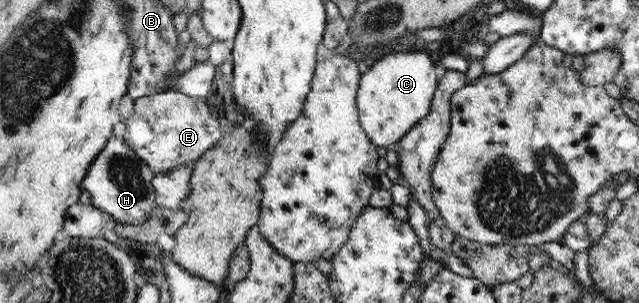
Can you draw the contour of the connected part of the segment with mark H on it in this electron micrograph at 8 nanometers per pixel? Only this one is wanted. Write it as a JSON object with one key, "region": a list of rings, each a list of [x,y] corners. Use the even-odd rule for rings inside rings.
{"region":[[[112,138],[102,155],[91,166],[84,181],[85,189],[92,196],[96,207],[105,211],[120,224],[141,225],[149,221],[158,206],[158,188],[155,187],[154,168],[126,143],[124,138]]]}

